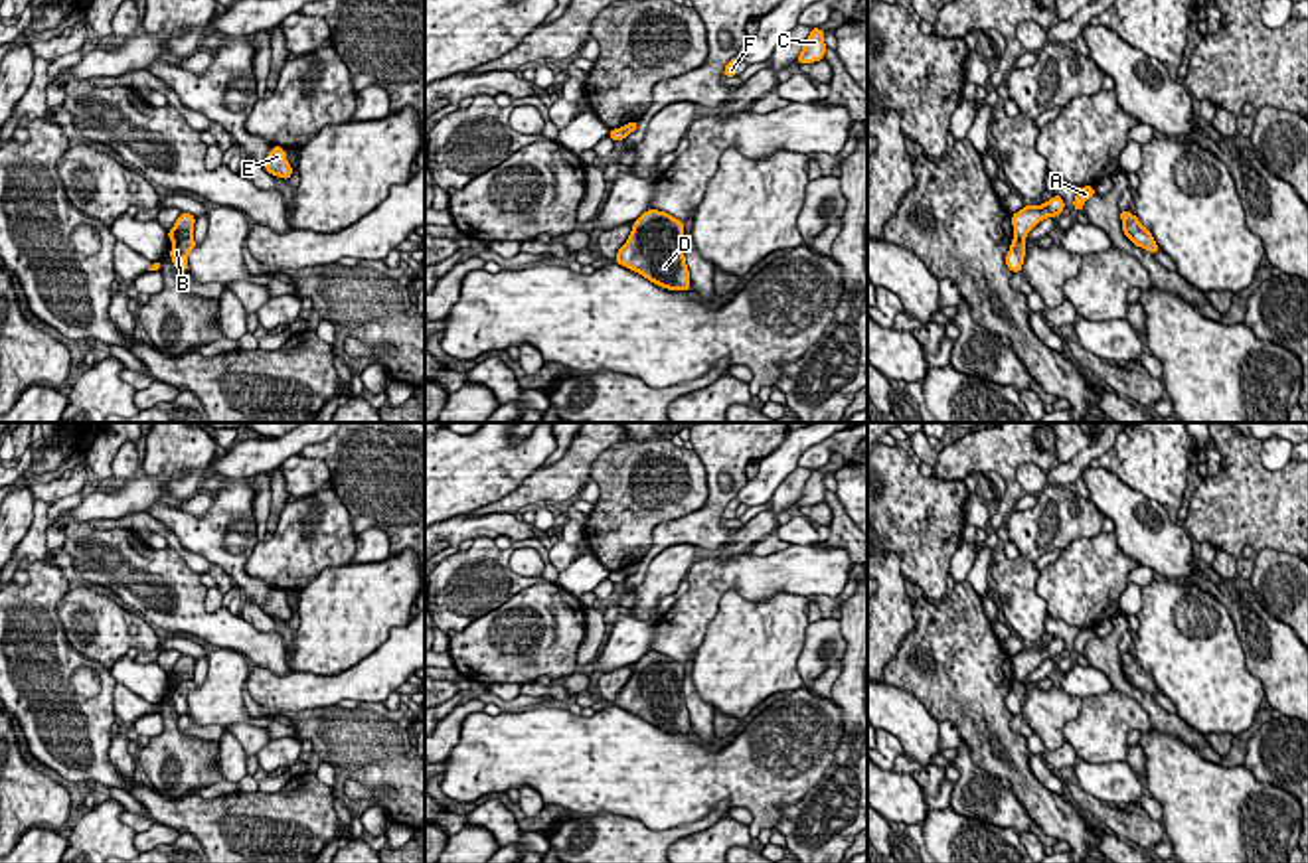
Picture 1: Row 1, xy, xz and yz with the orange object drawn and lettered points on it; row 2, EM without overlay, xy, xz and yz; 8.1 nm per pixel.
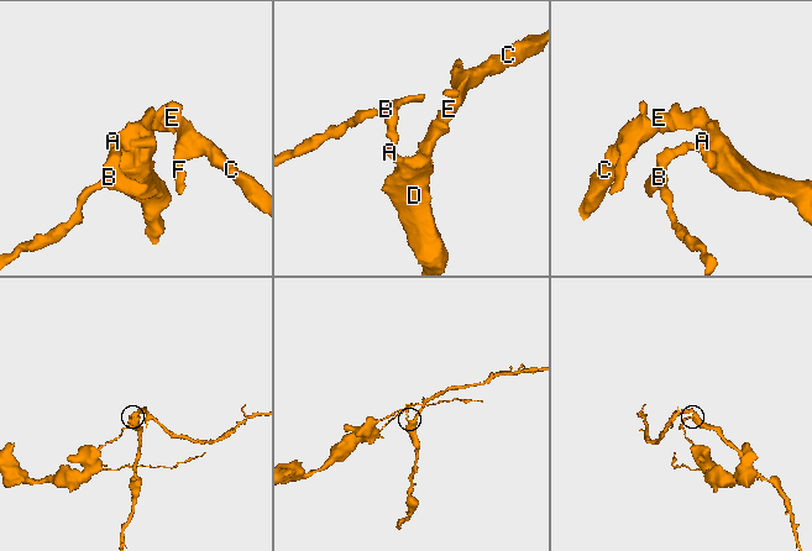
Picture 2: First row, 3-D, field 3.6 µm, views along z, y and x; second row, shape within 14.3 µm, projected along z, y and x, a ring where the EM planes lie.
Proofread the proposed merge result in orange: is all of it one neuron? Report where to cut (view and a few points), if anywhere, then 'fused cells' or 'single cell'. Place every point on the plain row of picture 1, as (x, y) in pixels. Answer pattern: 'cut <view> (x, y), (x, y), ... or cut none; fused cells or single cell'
cut xy (190, 678), (176, 686); fused cells

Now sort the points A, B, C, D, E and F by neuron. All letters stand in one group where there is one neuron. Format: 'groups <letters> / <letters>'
groups A C D E F / B

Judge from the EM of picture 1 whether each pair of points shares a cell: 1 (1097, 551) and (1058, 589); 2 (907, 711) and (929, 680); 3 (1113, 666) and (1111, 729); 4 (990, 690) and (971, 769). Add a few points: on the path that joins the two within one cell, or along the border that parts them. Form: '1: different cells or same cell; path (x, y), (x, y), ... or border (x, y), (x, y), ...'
1: same cell; path (1087, 561), (1067, 581)
2: different cells; border (888, 684), (907, 690), (939, 721)
3: different cells; border (1113, 686), (1127, 694), (1148, 717)
4: different cells; border (963, 741), (971, 757), (998, 779)

